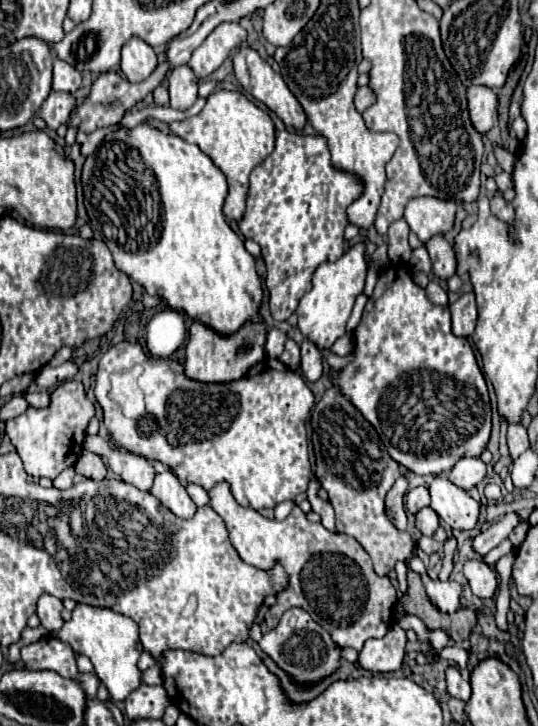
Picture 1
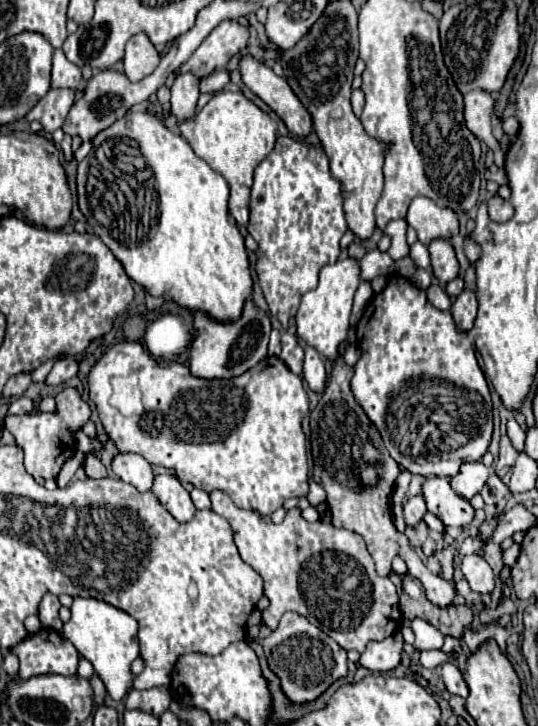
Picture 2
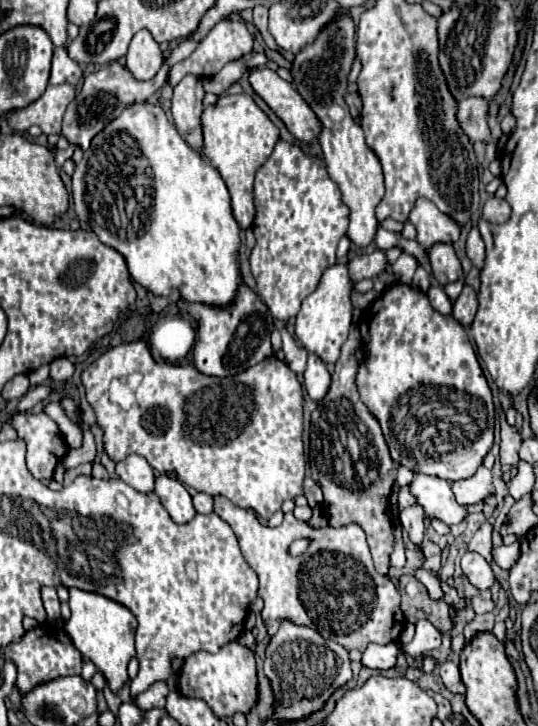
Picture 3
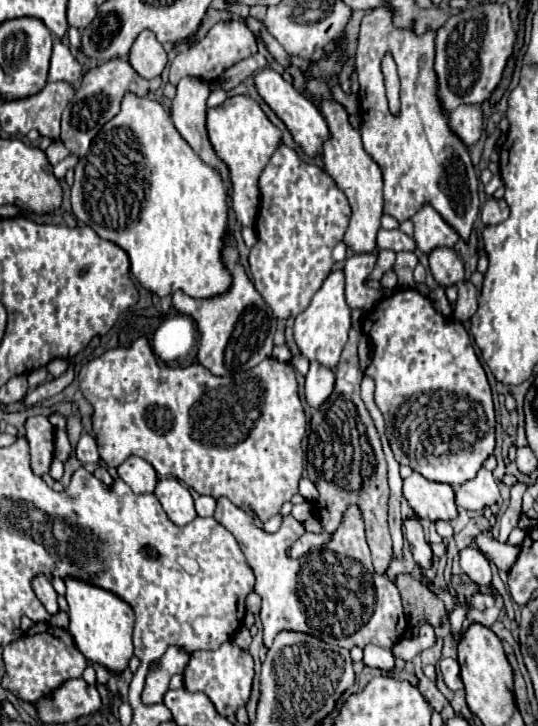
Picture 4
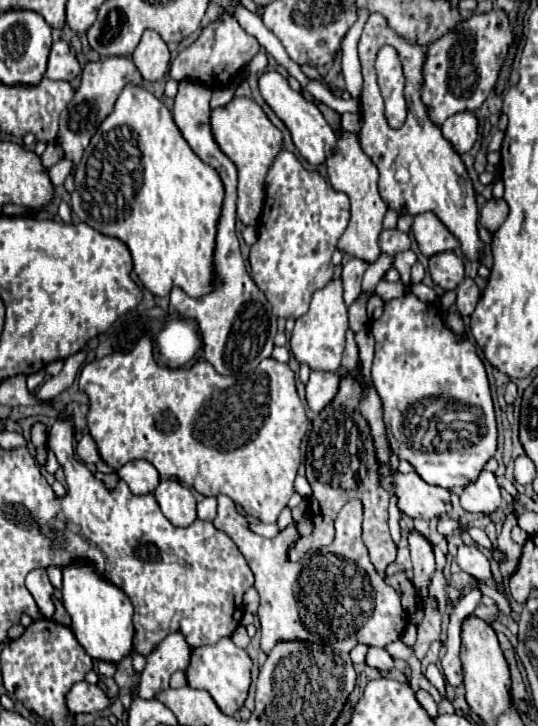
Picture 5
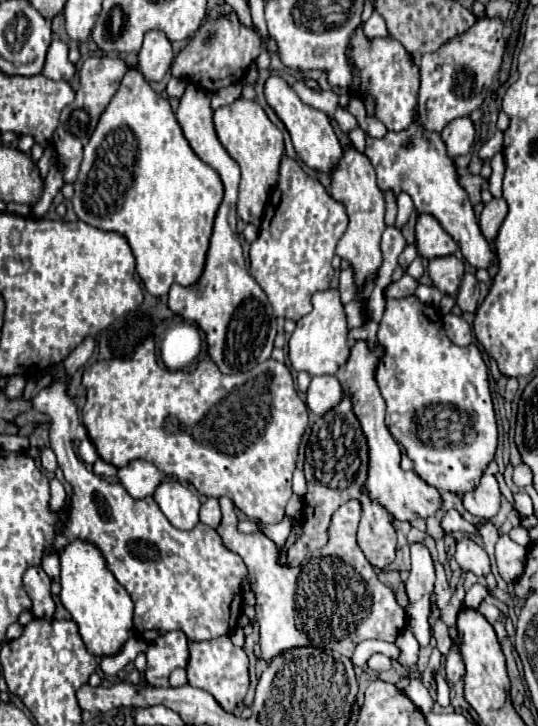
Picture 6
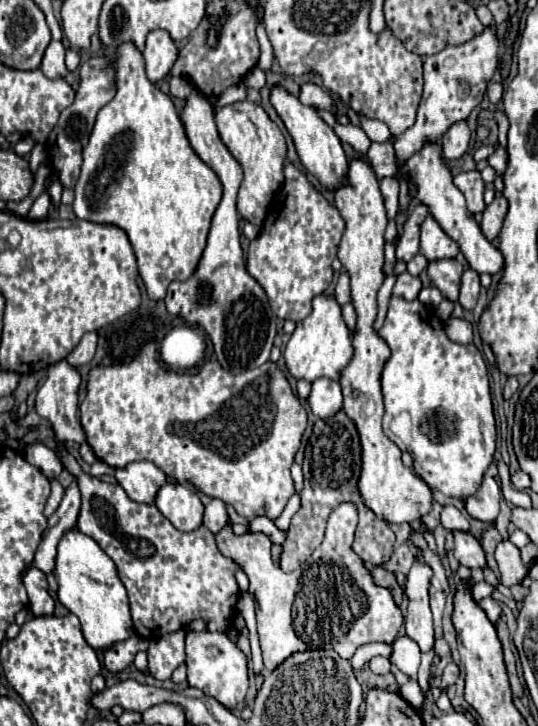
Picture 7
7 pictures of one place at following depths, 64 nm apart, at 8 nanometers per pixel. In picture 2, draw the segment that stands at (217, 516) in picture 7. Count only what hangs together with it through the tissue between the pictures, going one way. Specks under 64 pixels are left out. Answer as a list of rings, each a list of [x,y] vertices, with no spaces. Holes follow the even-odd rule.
[[[192,488],[190,492],[192,496],[192,502],[198,510],[204,510],[204,508],[210,508],[210,496],[204,492],[204,490],[198,490],[198,488]]]

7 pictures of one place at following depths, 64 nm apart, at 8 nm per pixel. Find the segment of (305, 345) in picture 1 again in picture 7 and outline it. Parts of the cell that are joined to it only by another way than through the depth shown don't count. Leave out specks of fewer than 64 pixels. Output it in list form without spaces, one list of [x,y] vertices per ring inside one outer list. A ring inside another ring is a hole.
[[[318,378],[312,382],[312,394],[308,404],[318,418],[332,418],[338,410],[342,410],[342,390],[338,382],[330,382],[328,378]]]

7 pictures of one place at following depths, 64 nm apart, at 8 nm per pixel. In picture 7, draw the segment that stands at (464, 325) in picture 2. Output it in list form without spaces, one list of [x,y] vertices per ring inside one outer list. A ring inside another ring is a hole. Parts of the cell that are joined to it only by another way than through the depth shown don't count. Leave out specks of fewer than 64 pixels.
[[[468,268],[462,274],[462,288],[460,288],[460,300],[458,302],[462,304],[462,308],[472,310],[476,306],[478,294],[480,294],[480,274],[476,270]]]

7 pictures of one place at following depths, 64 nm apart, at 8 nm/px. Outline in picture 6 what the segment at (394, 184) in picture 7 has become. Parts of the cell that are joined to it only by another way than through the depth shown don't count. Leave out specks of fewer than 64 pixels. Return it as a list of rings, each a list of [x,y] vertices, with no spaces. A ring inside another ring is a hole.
[[[386,190],[384,198],[386,198],[386,224],[392,226],[396,222],[396,198],[392,190]]]

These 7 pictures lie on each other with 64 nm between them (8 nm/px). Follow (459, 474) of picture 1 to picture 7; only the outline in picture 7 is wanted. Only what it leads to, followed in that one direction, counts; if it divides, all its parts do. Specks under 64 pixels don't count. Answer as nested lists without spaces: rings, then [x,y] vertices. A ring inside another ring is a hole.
[[[484,476],[478,492],[466,500],[466,510],[474,520],[492,524],[500,512],[500,486],[492,476]]]

